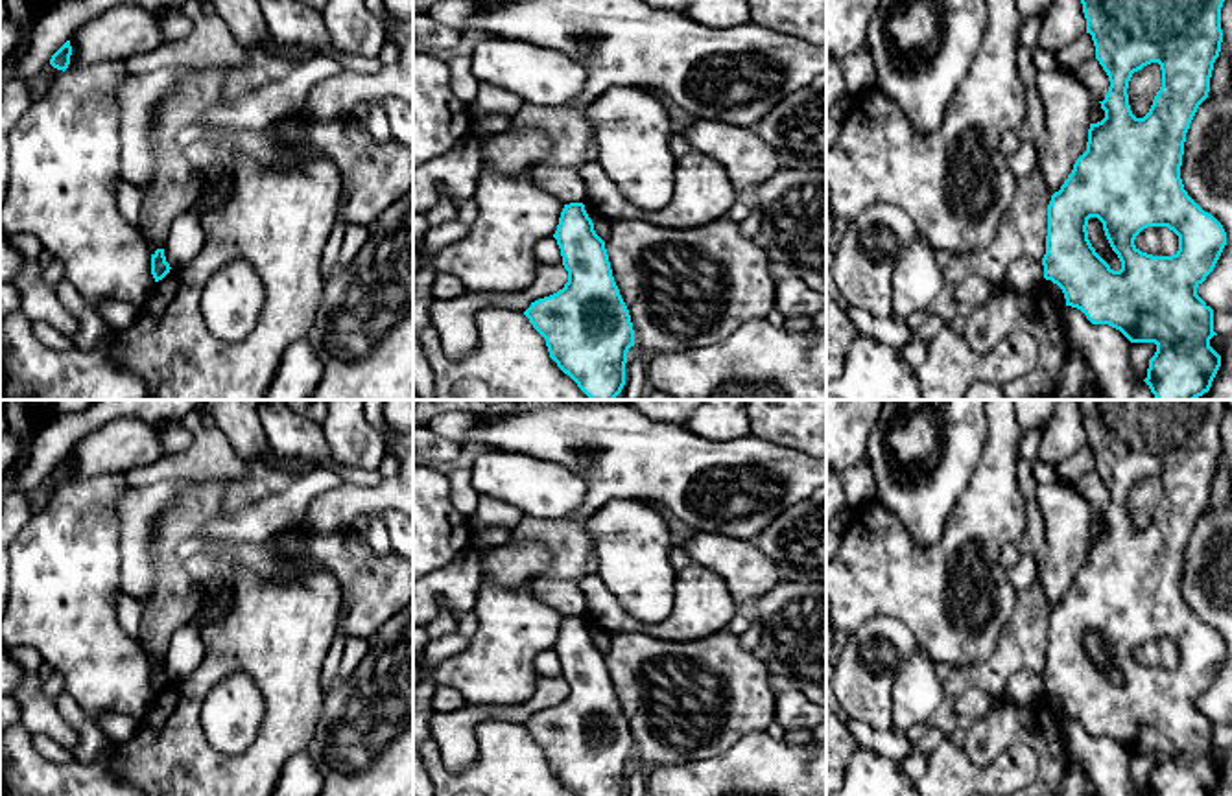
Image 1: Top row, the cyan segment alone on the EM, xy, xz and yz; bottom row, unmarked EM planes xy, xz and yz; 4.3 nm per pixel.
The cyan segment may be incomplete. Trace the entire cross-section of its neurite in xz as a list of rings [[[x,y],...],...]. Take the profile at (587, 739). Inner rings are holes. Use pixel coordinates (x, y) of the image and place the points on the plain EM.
[[[583,615],[564,617],[553,650],[568,695],[531,715],[524,728],[546,752],[550,770],[575,796],[625,796],[634,743],[605,654]]]

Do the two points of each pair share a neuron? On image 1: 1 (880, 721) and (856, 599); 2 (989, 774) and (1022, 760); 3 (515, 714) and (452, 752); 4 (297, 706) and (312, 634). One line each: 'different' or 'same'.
1: different
2: same
3: same
4: same

